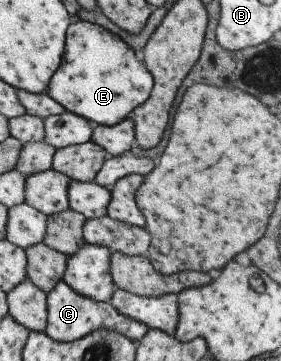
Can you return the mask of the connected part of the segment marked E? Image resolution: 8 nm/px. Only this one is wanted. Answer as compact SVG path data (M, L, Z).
M76 20L67 29L63 61L51 77L46 92L66 112L83 117L94 125L113 126L124 121L128 116L132 116L132 112L149 99L153 85L153 77L140 55L136 54L125 41L121 41L117 35L113 35L95 23Z

